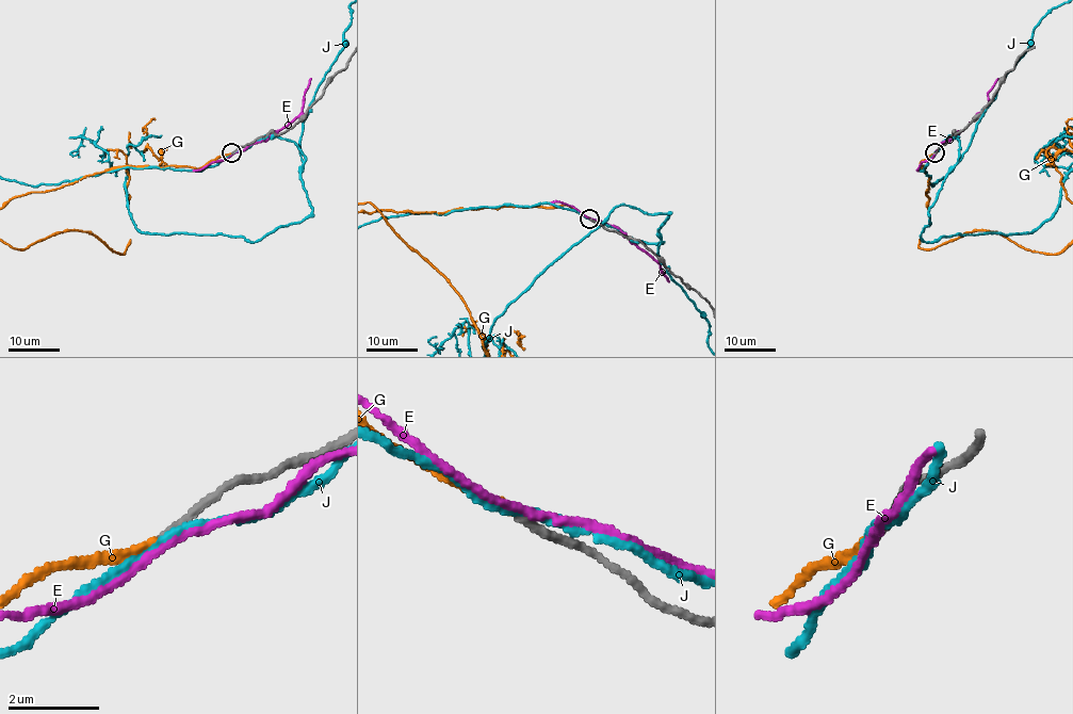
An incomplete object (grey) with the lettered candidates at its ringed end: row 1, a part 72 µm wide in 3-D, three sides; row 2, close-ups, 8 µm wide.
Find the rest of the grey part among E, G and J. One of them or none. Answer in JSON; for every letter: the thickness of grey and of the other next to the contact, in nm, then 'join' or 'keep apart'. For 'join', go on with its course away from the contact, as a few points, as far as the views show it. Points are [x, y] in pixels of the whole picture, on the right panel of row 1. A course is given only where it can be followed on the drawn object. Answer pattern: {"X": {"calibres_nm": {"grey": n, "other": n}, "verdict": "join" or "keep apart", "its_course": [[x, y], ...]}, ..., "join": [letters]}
{"E": {"calibres_nm": {"grey": 190, "other": 160}, "verdict": "keep apart"}, "G": {"calibres_nm": {"grey": 180, "other": 160}, "verdict": "join"}, "J": {"calibres_nm": {"grey": 200, "other": 170}, "verdict": "keep apart"}, "join": ["G"]}

